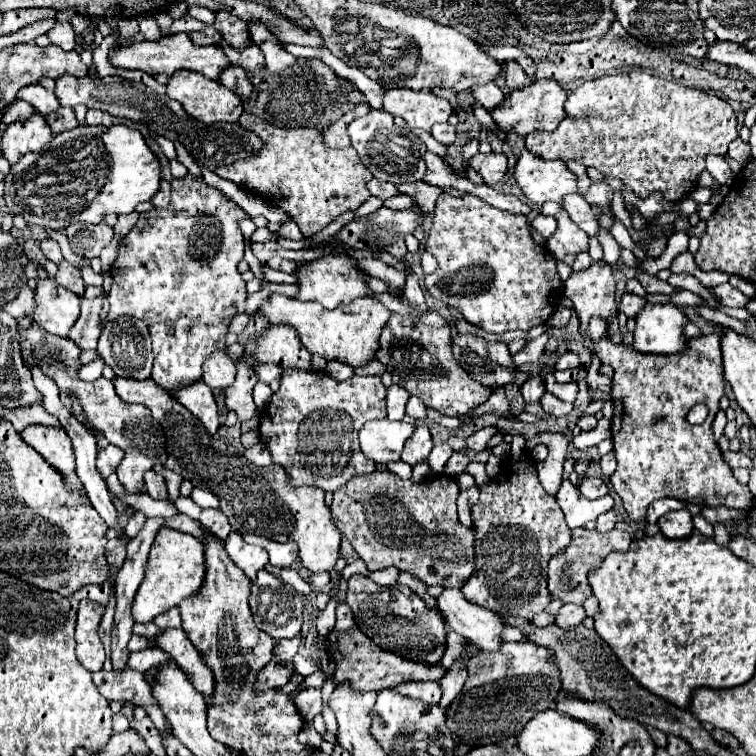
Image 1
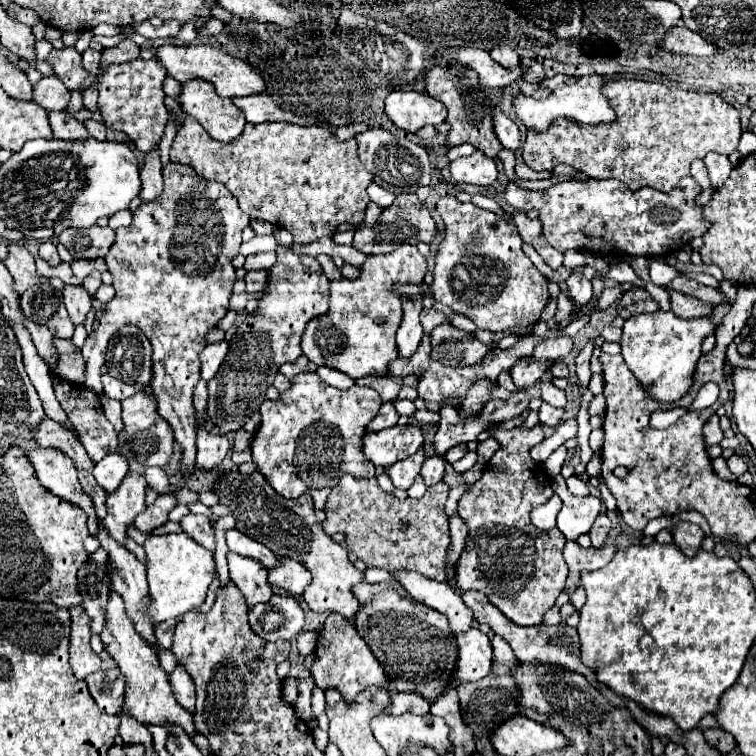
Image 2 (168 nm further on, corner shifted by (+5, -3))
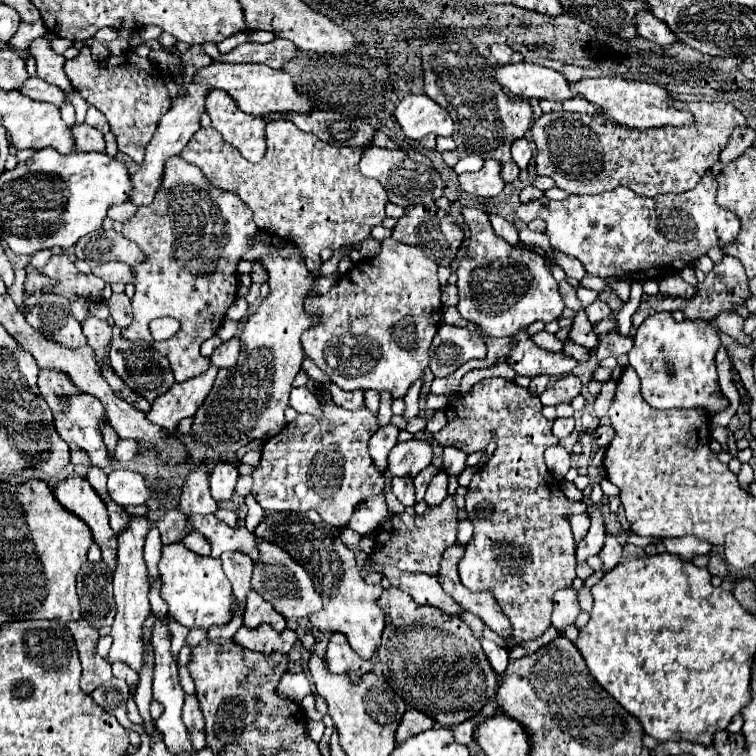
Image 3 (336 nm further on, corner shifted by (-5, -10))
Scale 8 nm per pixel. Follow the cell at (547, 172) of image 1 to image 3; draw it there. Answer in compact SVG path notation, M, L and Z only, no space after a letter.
M704 174L696 188L686 194L644 198L626 186L618 186L596 196L570 194L566 200L542 196L534 202L520 204L516 216L522 222L542 218L548 224L546 234L552 248L578 258L592 276L616 276L630 282L662 280L680 274L684 266L698 260L712 246L722 248L738 236L740 220L732 212L716 206L716 186L718 182L712 174Z

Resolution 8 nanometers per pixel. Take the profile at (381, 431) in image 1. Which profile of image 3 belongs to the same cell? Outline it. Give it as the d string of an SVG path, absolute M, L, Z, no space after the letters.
M426 440L398 442L388 454L388 472L392 476L416 476L432 462L432 446Z

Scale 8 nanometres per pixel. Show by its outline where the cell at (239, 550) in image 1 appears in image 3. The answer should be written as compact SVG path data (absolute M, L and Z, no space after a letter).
M250 588L248 596L246 596L246 612L244 612L244 626L248 628L256 628L258 624L270 624L276 630L286 628L286 620L280 612L274 610L274 606L264 600L254 588Z

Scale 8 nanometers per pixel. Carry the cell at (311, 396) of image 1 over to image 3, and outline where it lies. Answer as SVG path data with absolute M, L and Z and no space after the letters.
M320 386L322 416L302 414L262 446L262 460L254 470L252 496L270 512L316 510L324 522L344 528L356 506L384 492L384 472L368 454L368 440L380 428L378 414L366 406L344 410L334 404L330 392Z

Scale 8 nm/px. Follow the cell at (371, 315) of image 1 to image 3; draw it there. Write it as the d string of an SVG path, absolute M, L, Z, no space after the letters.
M386 238L382 242L382 252L374 258L364 258L360 260L352 270L348 270L344 276L338 278L336 286L326 292L326 294L320 294L320 296L314 296L306 302L306 308L318 308L318 312L322 314L322 322L316 326L316 328L310 328L302 334L302 346L304 346L304 352L308 358L312 358L316 362L316 366L326 372L334 384L338 384L342 390L388 390L394 398L404 398L406 390L410 388L410 384L420 378L424 374L424 368L428 366L428 348L430 348L430 342L438 330L438 324L442 320L442 302L440 302L440 282L438 282L438 276L436 276L436 270L438 270L438 264L430 258L426 258L422 254L420 248L416 246L408 246L408 244L400 244L396 242L394 238Z

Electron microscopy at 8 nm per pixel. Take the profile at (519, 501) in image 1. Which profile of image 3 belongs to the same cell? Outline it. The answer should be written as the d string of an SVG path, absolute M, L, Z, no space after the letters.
M488 378L478 384L460 400L460 404L450 404L446 408L448 426L434 434L442 446L458 446L468 454L484 450L492 440L496 440L496 450L488 464L472 478L466 494L468 518L474 524L474 536L466 544L466 554L460 560L458 572L462 584L470 592L490 590L498 600L502 612L510 618L514 636L518 640L536 640L550 628L550 614L554 608L552 596L560 588L570 588L576 578L576 554L574 536L568 524L568 516L584 512L584 502L574 502L560 490L560 480L552 476L544 464L544 450L558 444L552 434L552 420L542 416L542 404L536 396L530 396L526 388L516 386L506 378Z

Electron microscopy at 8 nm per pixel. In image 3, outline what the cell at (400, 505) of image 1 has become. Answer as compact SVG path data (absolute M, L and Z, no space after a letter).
M446 496L446 500L440 506L430 506L424 514L388 514L374 532L374 550L368 556L374 570L382 566L396 566L398 570L406 572L424 572L436 576L440 570L440 560L446 548L456 544L456 528L458 528L458 516L456 516L456 502L452 496Z

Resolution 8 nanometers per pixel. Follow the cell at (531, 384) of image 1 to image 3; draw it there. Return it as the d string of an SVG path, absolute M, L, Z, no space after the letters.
M522 330L516 334L516 348L512 354L506 358L506 362L516 370L518 376L560 376L560 374L570 374L572 368L576 366L576 360L562 352L548 352L544 348L538 348L530 336Z

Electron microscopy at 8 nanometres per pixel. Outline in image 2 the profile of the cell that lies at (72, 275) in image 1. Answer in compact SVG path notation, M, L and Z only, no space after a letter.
M66 285L64 287L64 305L68 309L68 315L74 325L80 325L86 321L86 315L90 311L90 297L84 287L74 287Z

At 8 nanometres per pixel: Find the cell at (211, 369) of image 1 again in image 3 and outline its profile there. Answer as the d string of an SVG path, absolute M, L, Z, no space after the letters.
M232 338L228 342L222 342L214 350L214 354L210 356L210 362L214 366L218 366L218 368L230 368L238 360L238 354L240 354L240 340L238 338Z

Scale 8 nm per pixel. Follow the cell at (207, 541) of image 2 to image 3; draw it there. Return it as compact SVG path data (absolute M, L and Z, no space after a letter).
M190 532L182 542L186 542L186 548L190 548L192 552L202 554L202 556L210 556L212 546L210 546L210 542L208 542L208 538L206 538L204 534L200 534L200 532Z

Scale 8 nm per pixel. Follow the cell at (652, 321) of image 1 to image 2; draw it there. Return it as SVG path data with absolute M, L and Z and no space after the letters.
M672 311L640 313L626 319L622 327L622 357L628 369L636 375L644 391L654 401L678 401L692 387L696 363L700 359L702 341L716 333L716 325L710 319L680 319Z

